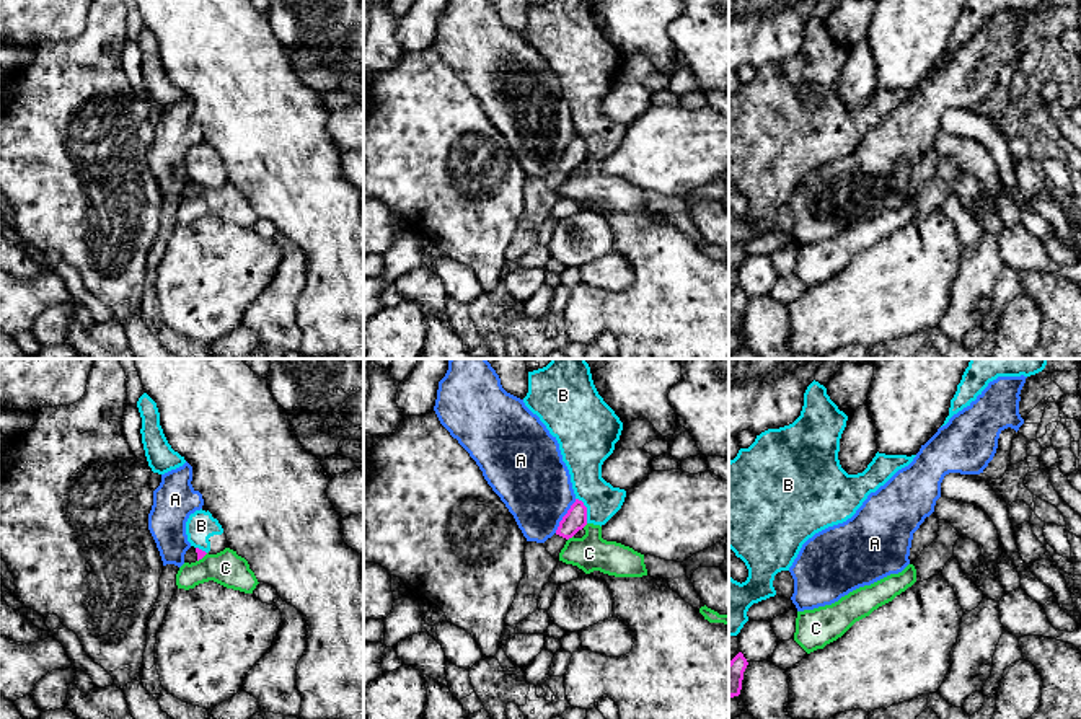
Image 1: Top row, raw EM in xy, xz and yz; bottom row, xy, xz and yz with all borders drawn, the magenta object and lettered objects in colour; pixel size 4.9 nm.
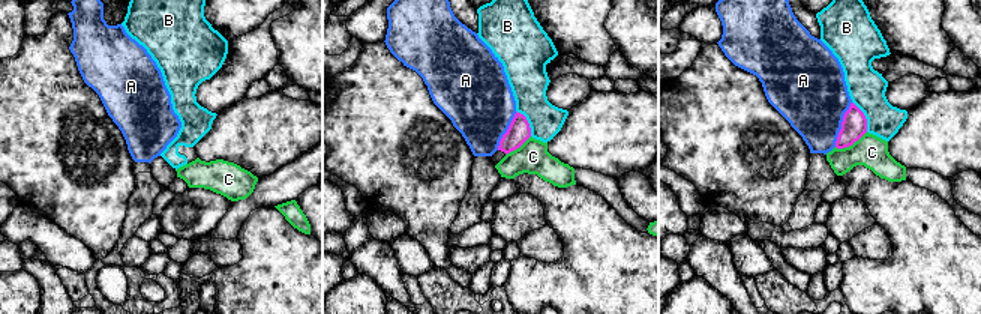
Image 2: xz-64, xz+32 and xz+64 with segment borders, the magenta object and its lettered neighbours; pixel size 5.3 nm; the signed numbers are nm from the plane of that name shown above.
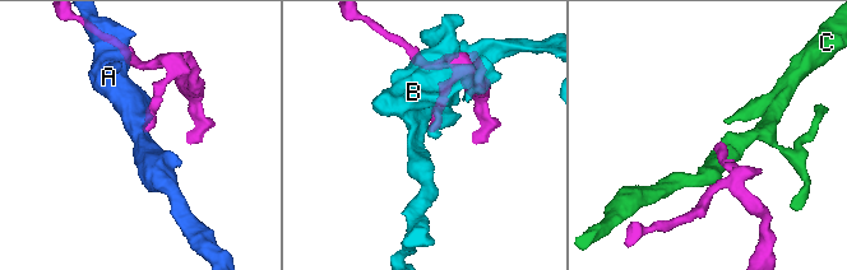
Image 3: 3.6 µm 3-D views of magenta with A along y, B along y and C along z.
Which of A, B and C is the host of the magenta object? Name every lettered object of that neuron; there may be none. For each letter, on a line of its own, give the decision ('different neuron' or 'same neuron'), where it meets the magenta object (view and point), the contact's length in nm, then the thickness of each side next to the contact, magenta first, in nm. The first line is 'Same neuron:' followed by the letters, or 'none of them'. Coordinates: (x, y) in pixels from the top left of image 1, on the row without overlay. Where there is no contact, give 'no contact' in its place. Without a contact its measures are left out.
Same neuron: none of them
A: different neuron; contact xz (564, 150); length 200 nm; calibres 110 and 360 nm
B: different neuron; contact xz (586, 144); length 140 nm; calibres 110 and 190 nm
C: different neuron; contact xz (569, 172); length 40 nm; calibres 110 and 180 nm

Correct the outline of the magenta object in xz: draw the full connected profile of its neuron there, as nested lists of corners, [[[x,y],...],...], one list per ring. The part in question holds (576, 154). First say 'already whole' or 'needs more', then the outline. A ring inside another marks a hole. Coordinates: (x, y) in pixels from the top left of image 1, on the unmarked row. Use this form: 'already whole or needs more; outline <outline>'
needs more; outline [[[576,134],[567,148],[559,157],[556,168],[543,181],[559,197],[559,187],[566,176],[587,160],[587,142]]]

